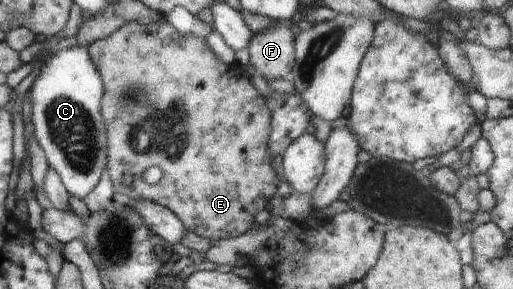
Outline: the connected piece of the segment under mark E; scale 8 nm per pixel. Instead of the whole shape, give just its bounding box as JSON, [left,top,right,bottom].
[89,20,281,241]

